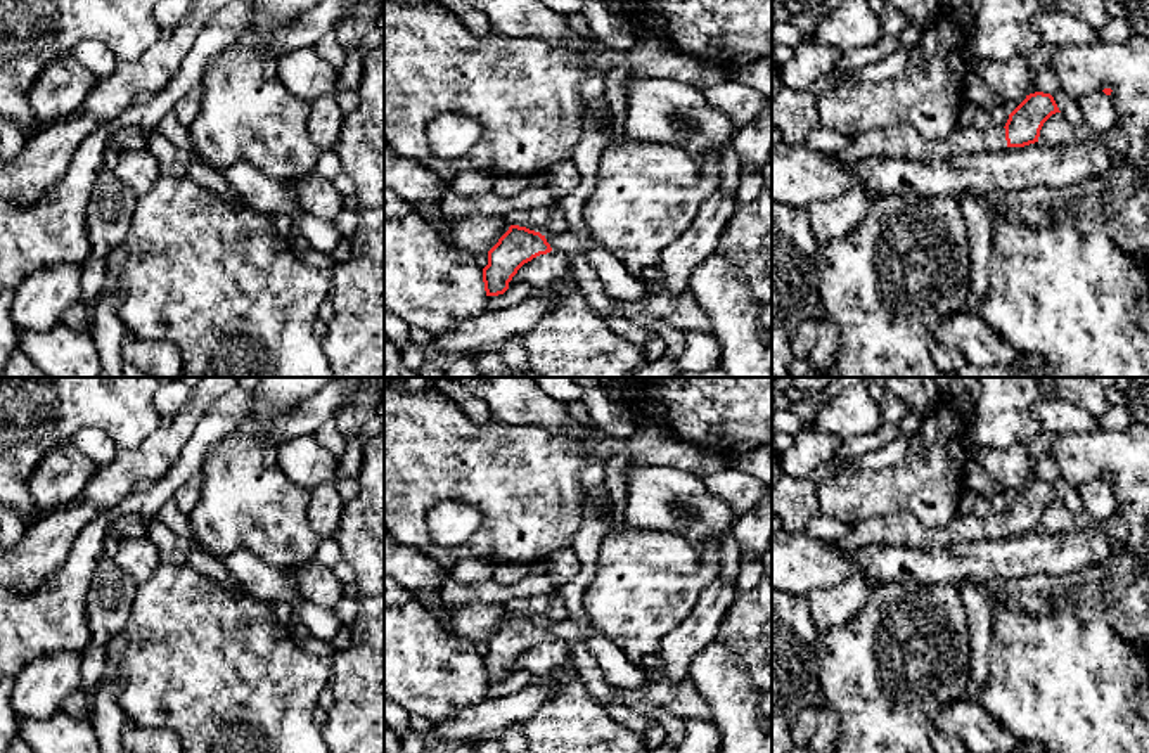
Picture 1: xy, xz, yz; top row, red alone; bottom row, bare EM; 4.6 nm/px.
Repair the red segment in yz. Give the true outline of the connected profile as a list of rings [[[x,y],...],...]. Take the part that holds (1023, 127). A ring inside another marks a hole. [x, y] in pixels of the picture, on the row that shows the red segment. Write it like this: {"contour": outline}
{"contour": [[[1035,92],[1009,114],[1004,126],[957,126],[943,140],[926,140],[912,126],[891,126],[855,135],[851,142],[829,156],[839,164],[855,164],[867,158],[898,158],[931,163],[957,154],[997,152],[1038,142],[1043,123],[1061,113],[1050,93]]]}

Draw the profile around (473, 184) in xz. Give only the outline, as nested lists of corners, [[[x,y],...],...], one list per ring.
[[[469,171],[457,175],[450,183],[448,189],[453,190],[457,196],[462,197],[478,197],[485,196],[493,190],[495,177],[483,171]]]

